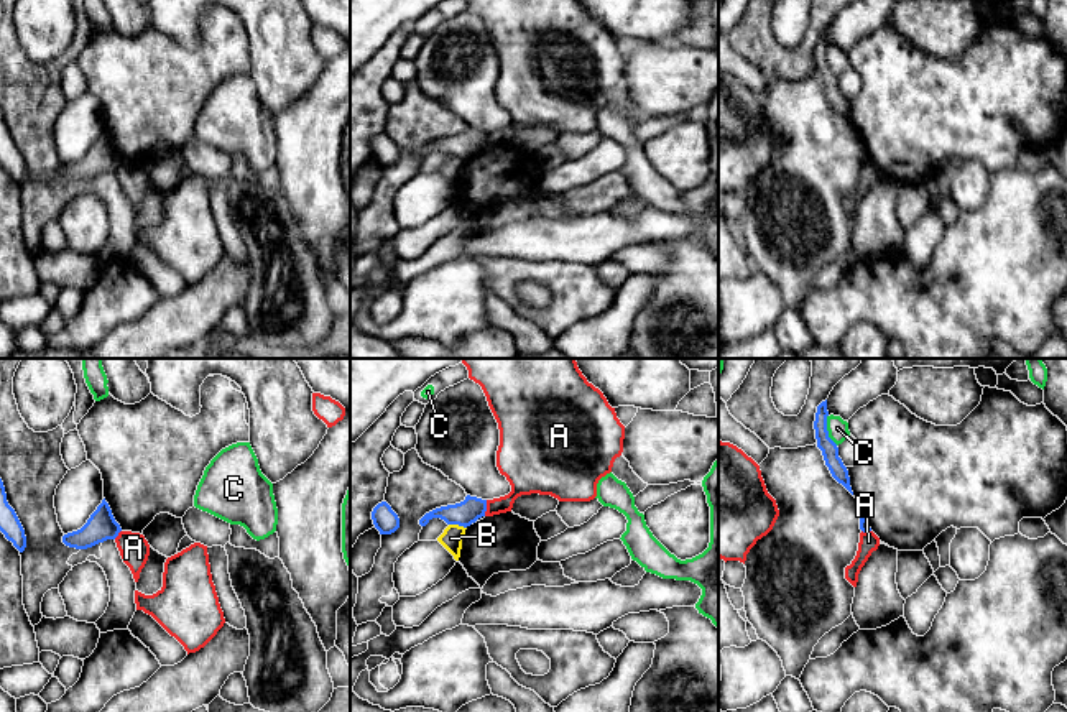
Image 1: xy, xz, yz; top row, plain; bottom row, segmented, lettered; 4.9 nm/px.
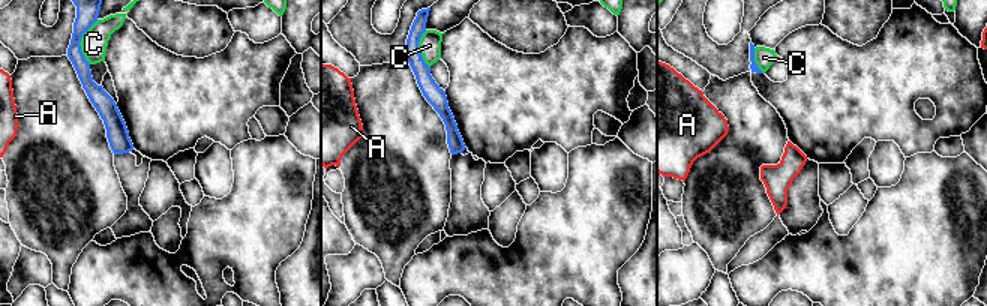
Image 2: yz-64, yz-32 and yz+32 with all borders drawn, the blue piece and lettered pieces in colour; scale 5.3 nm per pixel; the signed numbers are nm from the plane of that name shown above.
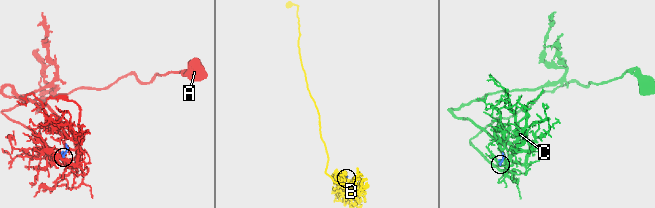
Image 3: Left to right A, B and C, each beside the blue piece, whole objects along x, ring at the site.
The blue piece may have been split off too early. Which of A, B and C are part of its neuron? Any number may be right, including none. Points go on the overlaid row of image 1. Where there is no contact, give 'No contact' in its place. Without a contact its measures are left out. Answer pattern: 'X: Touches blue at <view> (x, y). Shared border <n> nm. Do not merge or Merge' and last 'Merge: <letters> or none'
A: Touches blue at xz (485, 508). Shared border 80 nm. Do not merge
B: Touches blue at xz (457, 523). Shared border 90 nm. Do not merge
C: Touches blue at yz (826, 429). Shared border 160 nm. Do not merge
Merge: none

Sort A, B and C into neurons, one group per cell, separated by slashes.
A / B / C

